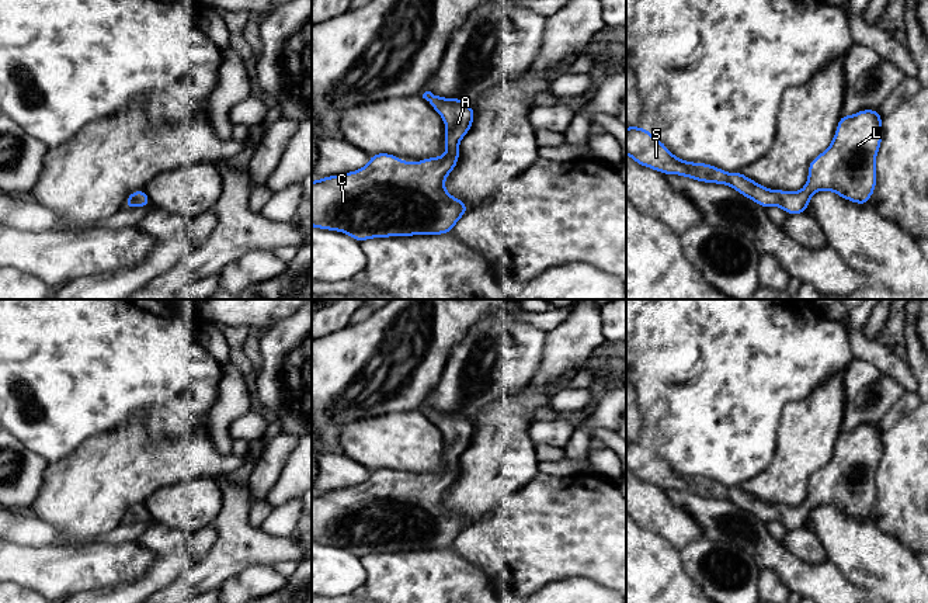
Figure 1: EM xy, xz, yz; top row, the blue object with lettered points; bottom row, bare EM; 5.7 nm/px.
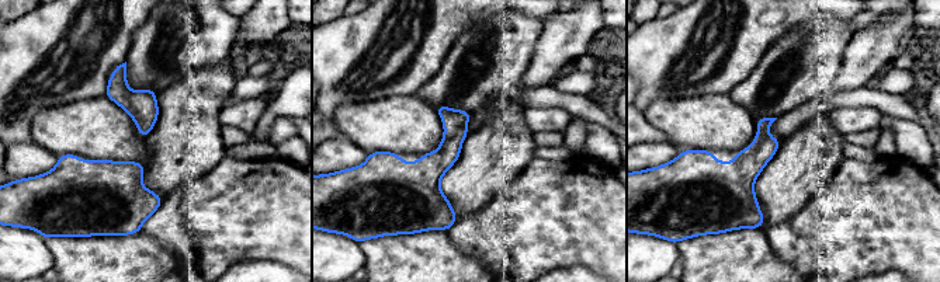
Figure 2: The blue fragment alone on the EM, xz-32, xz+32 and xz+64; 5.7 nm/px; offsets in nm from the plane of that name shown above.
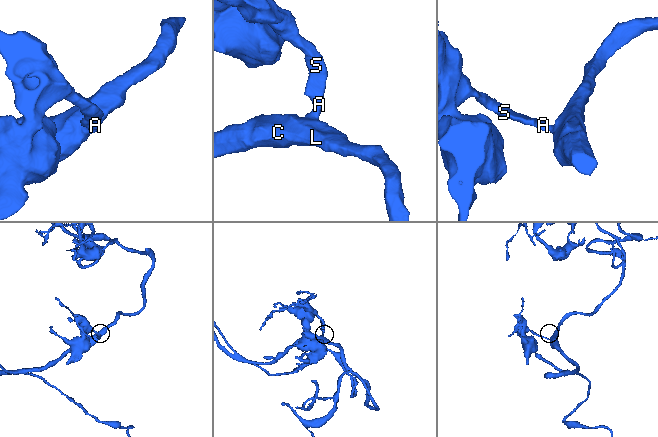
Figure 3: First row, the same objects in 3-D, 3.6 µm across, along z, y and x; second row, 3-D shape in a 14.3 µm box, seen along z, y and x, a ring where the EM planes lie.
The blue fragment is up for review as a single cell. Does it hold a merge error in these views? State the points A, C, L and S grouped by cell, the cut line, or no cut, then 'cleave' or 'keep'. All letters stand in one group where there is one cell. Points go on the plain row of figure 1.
groups A C L S; cut none; keep

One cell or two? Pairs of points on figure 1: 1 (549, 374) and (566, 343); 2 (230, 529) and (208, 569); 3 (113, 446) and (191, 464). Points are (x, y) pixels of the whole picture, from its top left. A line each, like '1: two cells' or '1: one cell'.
1: one cell
2: one cell
3: one cell

